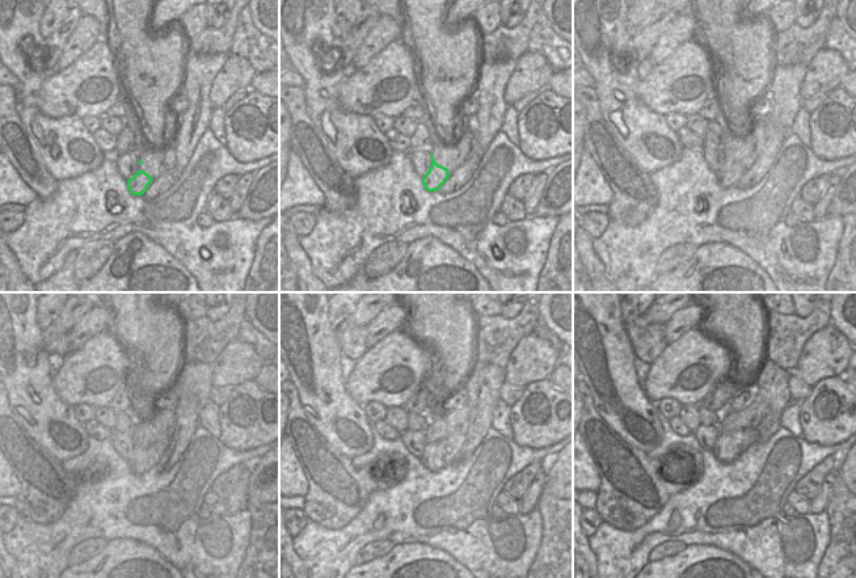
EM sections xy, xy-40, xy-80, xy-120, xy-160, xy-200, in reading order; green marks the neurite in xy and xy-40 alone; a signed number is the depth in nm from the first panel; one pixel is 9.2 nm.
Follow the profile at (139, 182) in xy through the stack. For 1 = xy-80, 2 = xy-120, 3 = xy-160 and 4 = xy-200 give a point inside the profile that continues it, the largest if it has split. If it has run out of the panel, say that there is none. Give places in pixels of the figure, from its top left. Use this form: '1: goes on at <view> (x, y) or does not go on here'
1: goes on at xy-80 (729, 174)
2: goes on at xy-120 (139, 462)
3: goes on at xy-160 (431, 458)
4: goes on at xy-200 (728, 443)

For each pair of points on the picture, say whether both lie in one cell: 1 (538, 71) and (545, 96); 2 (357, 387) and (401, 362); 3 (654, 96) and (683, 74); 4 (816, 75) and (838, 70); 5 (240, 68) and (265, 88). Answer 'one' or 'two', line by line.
1: two
2: one
3: one
4: one
5: two

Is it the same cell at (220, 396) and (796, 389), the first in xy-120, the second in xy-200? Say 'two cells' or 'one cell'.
one cell

